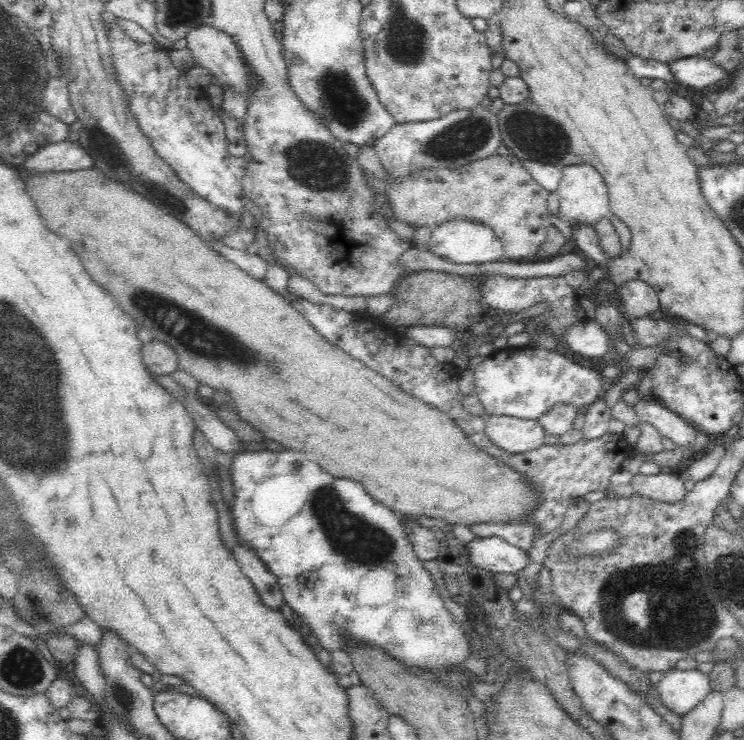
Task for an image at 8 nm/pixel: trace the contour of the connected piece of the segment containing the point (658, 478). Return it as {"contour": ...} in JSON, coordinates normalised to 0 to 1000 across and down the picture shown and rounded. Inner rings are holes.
{"contour":[[[858,639],[851,643],[847,654],[855,668],[901,681],[917,678],[923,666],[919,651],[902,639],[882,642]]]}

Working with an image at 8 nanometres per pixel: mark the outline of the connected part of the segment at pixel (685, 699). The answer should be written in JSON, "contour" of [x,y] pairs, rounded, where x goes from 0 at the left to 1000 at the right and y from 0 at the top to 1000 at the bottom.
{"contour":[[[910,903],[895,907],[880,924],[879,935],[887,942],[887,949],[913,969],[919,969],[954,938],[952,911]]]}

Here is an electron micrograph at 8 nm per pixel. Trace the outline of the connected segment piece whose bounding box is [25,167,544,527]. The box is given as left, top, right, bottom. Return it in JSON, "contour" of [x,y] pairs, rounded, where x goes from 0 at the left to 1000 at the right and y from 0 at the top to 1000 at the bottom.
{"contour":[[[126,226],[97,230],[97,232],[40,232],[35,238],[34,258],[58,292],[65,311],[81,319],[94,331],[101,345],[109,351],[117,370],[129,384],[148,396],[152,408],[164,416],[164,422],[199,443],[207,458],[227,465],[237,474],[241,500],[258,507],[261,519],[274,518],[290,528],[306,531],[310,538],[309,545],[320,562],[331,568],[336,576],[341,576],[355,593],[368,595],[390,608],[419,614],[421,616],[413,616],[413,619],[427,624],[433,635],[452,646],[469,646],[483,651],[505,678],[520,684],[534,697],[575,697],[599,711],[616,708],[616,711],[630,712],[634,708],[648,708],[648,705],[685,708],[694,703],[707,701],[712,692],[718,692],[728,681],[731,664],[723,655],[712,653],[702,639],[640,604],[626,585],[605,566],[603,561],[546,532],[535,520],[524,518],[517,509],[489,495],[484,486],[473,484],[460,472],[444,465],[384,403],[368,395],[353,378],[339,374],[315,354],[280,334],[255,305],[215,282],[215,278],[204,274],[191,261],[172,255],[167,247],[148,242]]]}

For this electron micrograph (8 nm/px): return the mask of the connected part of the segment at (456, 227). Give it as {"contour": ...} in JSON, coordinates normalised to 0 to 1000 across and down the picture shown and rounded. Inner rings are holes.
{"contour":[[[609,297],[590,304],[582,311],[577,328],[577,339],[613,357],[651,357],[676,351],[680,345],[675,327],[655,304],[640,299]]]}

